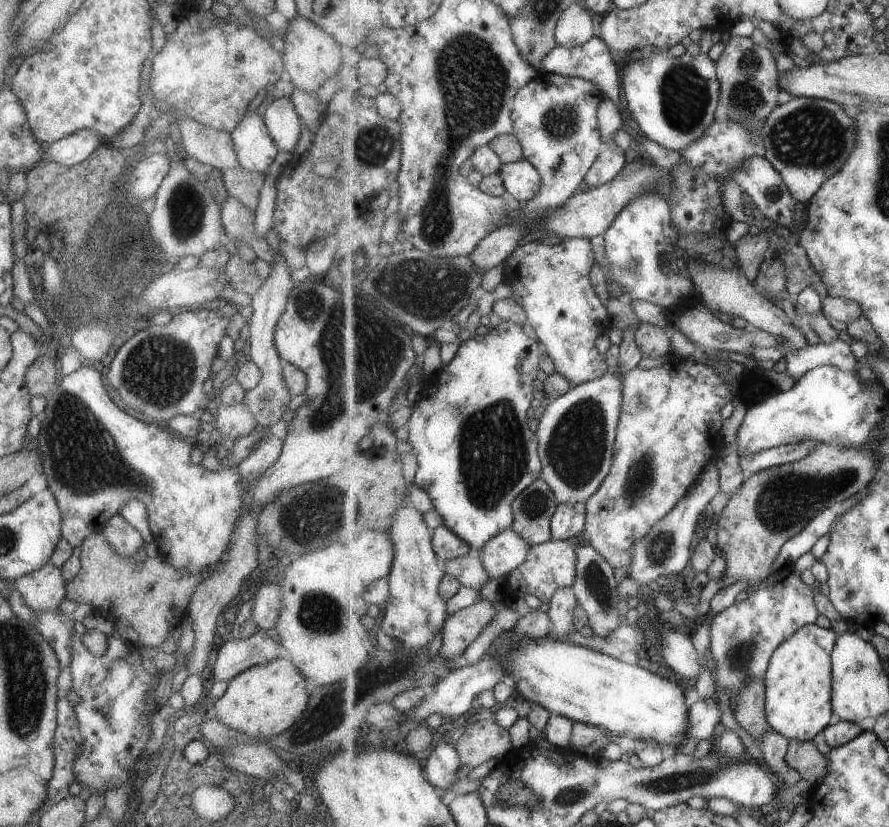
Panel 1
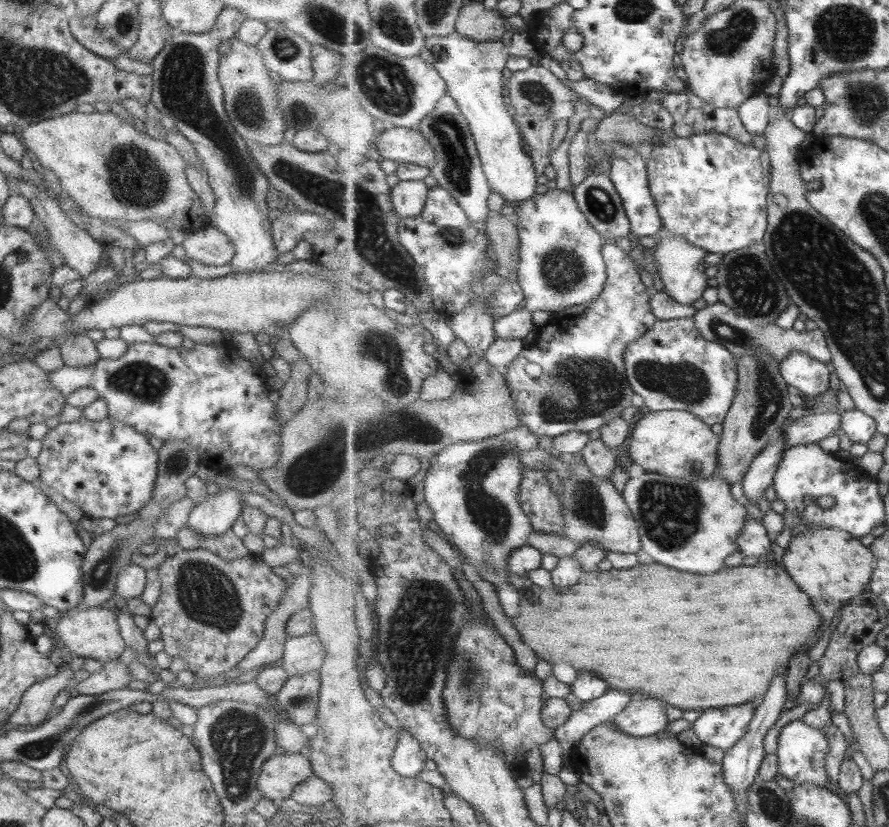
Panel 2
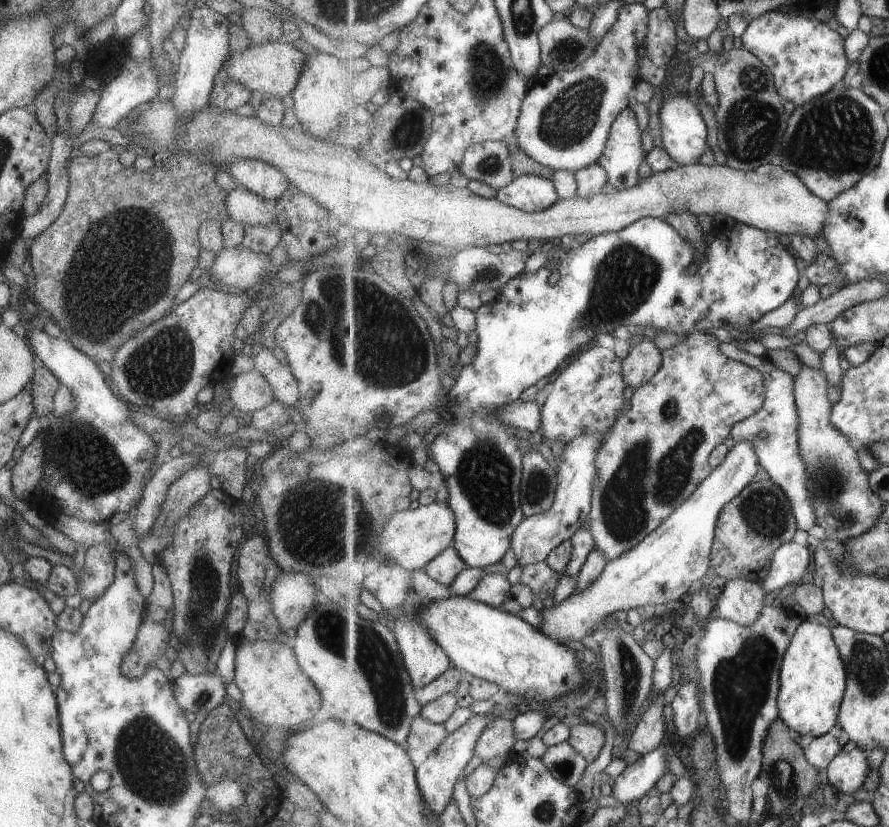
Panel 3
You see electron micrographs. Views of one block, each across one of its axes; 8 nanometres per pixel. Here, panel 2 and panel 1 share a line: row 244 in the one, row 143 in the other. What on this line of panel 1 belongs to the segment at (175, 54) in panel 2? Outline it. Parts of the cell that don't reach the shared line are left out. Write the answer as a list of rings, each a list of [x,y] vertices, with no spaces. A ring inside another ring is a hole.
[[[245,108],[243,118],[230,133],[231,144],[240,168],[264,174],[273,163],[278,150],[267,133],[263,118],[256,111],[257,108],[252,112]]]

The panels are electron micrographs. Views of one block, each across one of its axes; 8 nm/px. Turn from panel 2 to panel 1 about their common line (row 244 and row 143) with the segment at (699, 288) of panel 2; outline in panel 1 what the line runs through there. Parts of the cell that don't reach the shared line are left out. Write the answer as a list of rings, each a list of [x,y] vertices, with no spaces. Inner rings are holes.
[[[660,50],[657,54],[639,60],[619,60],[621,88],[625,92],[627,101],[626,107],[632,117],[638,123],[640,131],[651,141],[668,150],[675,150],[678,153],[687,150],[703,134],[707,134],[709,126],[716,121],[716,111],[720,103],[720,79],[717,75],[716,64],[713,64],[707,54],[696,54],[695,56],[684,53],[675,58],[667,53],[667,50]]]

